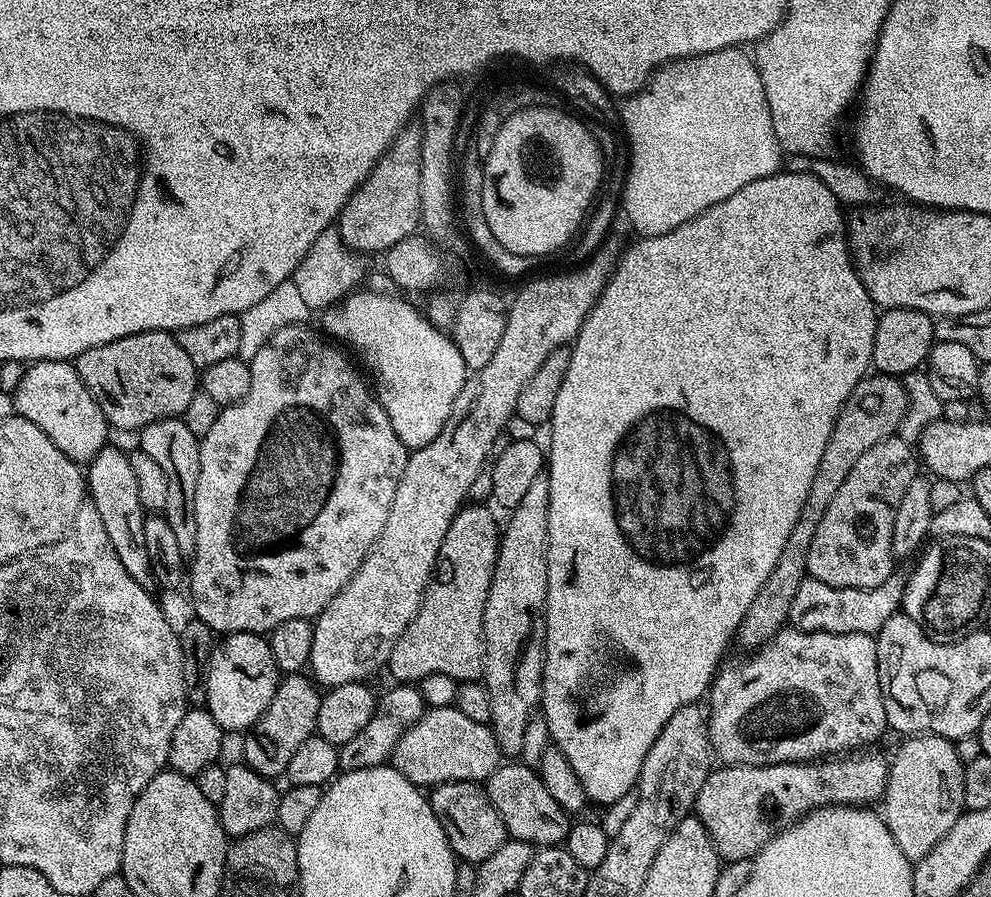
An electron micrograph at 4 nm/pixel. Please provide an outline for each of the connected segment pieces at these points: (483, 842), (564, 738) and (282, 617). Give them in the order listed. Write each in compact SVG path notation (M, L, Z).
M475 780L462 782L446 782L431 789L428 805L434 810L446 838L450 842L452 851L463 863L479 866L509 839L506 826L494 810L494 802L490 802L487 787Z
M781 170L781 171L779 171L779 172L775 172L775 173L774 173L774 175L772 175L772 176L767 176L767 177L766 177L766 178L758 178L758 182L750 182L750 186L742 186L742 190L737 190L737 191L736 191L736 193L735 193L735 194L730 194L730 198L726 198L726 202L718 202L718 203L717 203L717 204L715 204L715 205L714 205L714 206L710 206L710 207L709 207L709 208L707 208L707 210L705 210L705 212L703 212L703 213L702 213L702 214L698 214L698 215L697 215L697 216L695 216L695 217L694 217L694 218L690 218L690 222L686 222L686 223L685 223L685 224L683 224L683 225L682 225L682 226L678 226L678 227L677 227L677 228L675 228L675 229L674 229L674 230L670 230L670 231L669 231L669 232L667 232L667 233L666 233L666 234L658 234L658 235L657 235L657 236L645 236L645 237L643 237L643 238L640 238L640 239L637 239L637 241L638 241L638 242L637 242L637 244L636 244L636 245L634 245L634 246L633 246L633 248L628 248L628 249L626 249L626 250L625 250L625 252L624 252L624 249L623 249L623 252L622 252L622 255L621 255L621 256L620 256L620 257L619 257L619 259L617 259L617 262L616 262L616 267L615 267L615 268L613 268L613 269L612 269L612 275L611 275L611 276L609 276L609 278L608 278L608 285L606 285L606 286L605 286L605 287L604 287L604 292L603 292L603 294L601 294L601 296L600 296L600 297L599 297L599 298L598 298L598 302L597 302L597 303L596 303L596 305L594 305L594 306L593 306L593 308L592 308L592 309L591 309L591 310L590 310L590 314L589 314L589 315L588 315L588 316L587 316L587 317L586 317L586 318L585 318L585 320L584 320L584 324L583 324L583 326L581 326L581 327L580 327L580 332L579 332L579 334L578 334L578 335L577 335L577 336L576 336L576 339L575 339L575 341L574 341L574 343L573 343L573 344L572 344L572 345L571 345L571 349L572 349L572 357L571 357L571 358L570 358L570 366L569 366L569 367L568 367L568 369L567 369L567 370L566 370L566 379L565 379L565 380L563 380L563 381L562 381L562 390L558 390L558 398L557 398L557 400L556 400L556 401L555 401L555 402L554 402L554 414L553 414L553 415L552 415L552 419L551 419L551 421L550 421L550 429L551 429L551 428L552 428L552 437L550 437L550 438L549 438L549 440L548 440L548 444L547 444L547 443L546 443L546 475L547 475L547 478L548 478L548 481L549 481L549 482L550 482L550 526L549 526L549 527L548 527L548 589L547 589L547 590L546 590L546 602L545 602L545 603L544 603L544 673L543 673L543 674L542 674L542 690L541 690L541 691L540 691L540 708L541 708L541 709L542 709L542 714L543 714L543 715L544 715L544 717L545 717L545 718L546 718L546 726L550 726L550 734L551 734L551 735L552 735L552 744L553 744L553 745L554 745L554 747L556 747L556 748L557 748L557 749L558 749L558 750L562 750L562 754L566 754L566 758L567 758L567 760L568 760L568 761L569 761L569 762L570 762L570 766L574 766L574 774L578 774L578 782L582 782L582 790L586 790L586 794L587 794L587 795L588 795L588 798L589 798L589 801L591 801L591 803L592 803L592 804L593 804L593 805L594 805L594 804L595 804L595 803L596 803L596 804L616 804L616 803L618 803L618 802L619 802L619 800L620 800L620 799L622 799L622 798L623 798L623 796L624 796L624 795L626 795L626 794L627 794L627 792L628 792L628 791L629 791L629 793L631 793L631 792L632 792L632 791L633 791L633 789L635 789L635 786L636 786L636 781L637 781L637 780L639 780L639 778L640 778L640 771L641 771L641 770L642 770L642 762L643 762L643 761L644 761L644 759L645 759L645 758L646 758L646 754L647 754L647 753L648 753L648 751L649 751L649 750L650 750L650 746L654 746L654 738L658 738L658 734L662 734L662 726L666 726L666 722L670 722L670 718L671 718L671 716L673 716L673 714L675 714L675 712L677 712L677 710L678 710L678 709L679 709L679 708L681 708L681 707L682 707L682 706L686 706L686 705L687 705L687 704L695 704L695 703L697 703L697 701L699 701L699 700L700 700L700 699L701 699L701 697L703 697L703 696L704 696L704 695L705 695L705 693L707 693L707 692L708 692L708 691L709 691L709 689L711 689L711 686L712 686L712 682L713 682L713 679L714 679L714 677L715 677L715 675L716 675L716 673L717 673L717 671L718 671L718 669L719 669L719 668L720 668L720 667L721 667L721 664L722 664L722 661L720 661L720 659L722 659L722 658L723 658L723 656L724 656L724 651L726 651L726 650L727 650L727 648L728 648L728 643L730 643L730 642L731 642L731 643L733 643L733 640L734 640L734 637L735 637L735 635L736 635L736 631L737 631L737 630L738 630L738 629L739 629L739 628L740 628L740 623L741 623L741 622L742 622L742 618L746 618L746 610L747 610L747 609L748 609L748 607L749 607L749 606L750 606L750 602L754 602L754 598L758 598L758 590L762 590L762 584L763 584L763 583L764 583L764 582L766 582L766 578L770 578L770 572L771 572L771 571L772 571L772 570L774 570L774 566L778 566L778 558L782 558L782 550L786 550L786 540L787 540L787 539L788 539L788 538L790 538L790 532L791 532L791 531L792 531L792 530L794 530L794 524L795 524L795 523L796 523L796 522L798 522L798 518L799 518L799 517L800 517L800 515L801 515L801 514L802 514L802 508L803 508L803 507L804 507L804 506L806 506L806 494L810 494L810 486L811 486L811 484L812 484L812 483L813 483L813 482L814 482L814 474L818 474L818 462L822 462L822 453L824 453L824 451L825 451L825 450L826 450L826 442L830 442L830 430L834 430L834 422L835 422L835 421L836 421L836 419L837 419L837 418L838 418L838 414L839 414L839 413L840 413L840 411L841 411L841 410L842 410L842 406L843 406L843 405L844 405L844 403L845 403L845 402L846 402L846 398L850 398L850 394L851 394L851 393L852 393L852 391L853 391L853 390L854 390L854 386L858 386L858 382L859 382L859 381L860 381L860 380L863 380L863 379L864 379L864 377L865 377L865 376L867 376L867 375L869 375L869 372L870 372L870 369L871 369L871 368L872 368L872 351L873 351L873 350L874 350L874 330L875 330L875 329L876 329L876 321L877 321L877 319L878 319L878 309L877 309L877 306L876 306L876 304L875 304L875 302L874 302L874 301L873 301L873 300L872 300L872 299L871 299L871 298L870 298L870 294L869 294L869 293L868 293L868 291L867 291L867 290L866 290L866 286L865 286L865 285L864 285L864 283L863 283L863 282L862 282L862 278L861 278L861 277L860 277L860 275L858 275L858 274L857 274L857 272L856 272L856 265L855 265L855 263L854 263L854 261L853 261L853 259L852 259L852 253L851 253L851 251L850 251L850 249L849 249L849 247L848 247L848 226L847 226L847 223L846 223L846 215L845 215L845 216L844 216L844 212L843 212L843 211L844 211L844 212L845 212L845 209L844 209L844 208L843 208L843 207L842 207L842 205L841 205L841 202L840 202L840 200L839 200L839 199L838 199L838 198L836 198L836 197L835 197L835 196L834 196L834 194L833 194L833 193L832 193L832 192L831 192L831 190L830 190L830 188L829 188L829 186L826 186L826 183L824 183L824 182L822 182L822 181L820 181L820 180L819 180L819 178L818 178L818 177L817 177L817 176L815 176L815 175L814 175L814 174L810 174L810 173L794 173L794 172L792 172L792 171L789 171L789 170Z
M307 323L286 326L278 330L278 334L274 334L274 338L270 338L270 342L266 342L266 346L258 350L258 354L254 354L250 362L252 377L246 390L246 398L228 408L221 408L218 422L214 422L210 434L200 440L200 473L198 490L194 494L194 518L198 522L198 538L196 555L190 560L190 584L192 580L192 608L196 611L193 612L195 619L206 622L206 626L210 626L216 634L268 634L282 622L290 622L290 618L312 620L319 616L320 611L344 589L346 582L350 582L350 578L358 570L358 566L362 566L374 546L378 534L382 534L382 526L386 526L386 518L390 518L394 490L398 490L402 470L406 470L410 449L394 432L394 426L390 424L390 418L386 416L386 410L380 405L373 385L366 379L365 373L348 361L349 353L343 347L329 342L319 331L316 333L308 327Z

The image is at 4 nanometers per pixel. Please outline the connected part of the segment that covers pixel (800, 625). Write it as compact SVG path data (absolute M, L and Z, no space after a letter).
M893 574L889 580L882 582L882 586L873 588L839 588L805 578L792 599L788 615L791 627L803 632L872 636L880 632L882 626L886 626L886 622L890 622L890 618L901 611L905 583L905 577L900 577L900 574Z

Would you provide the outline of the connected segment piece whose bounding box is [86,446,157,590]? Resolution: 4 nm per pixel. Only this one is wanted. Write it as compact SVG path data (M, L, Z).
M109 446L98 450L95 458L86 465L86 496L94 510L98 510L102 527L110 538L110 546L114 546L114 554L118 554L122 566L126 566L126 574L130 574L138 586L155 589L157 582L152 577L152 559L146 550L146 510L142 506L142 498L138 498L138 481L134 479L127 452Z

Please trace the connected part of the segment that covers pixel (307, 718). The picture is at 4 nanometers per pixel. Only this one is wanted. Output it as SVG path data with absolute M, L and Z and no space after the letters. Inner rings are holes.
M285 675L274 690L274 698L270 698L270 706L266 706L258 722L243 737L243 763L263 776L283 777L290 766L290 758L294 758L294 753L298 751L298 746L302 746L302 742L306 742L306 738L313 736L316 731L321 695L321 689L307 675Z

